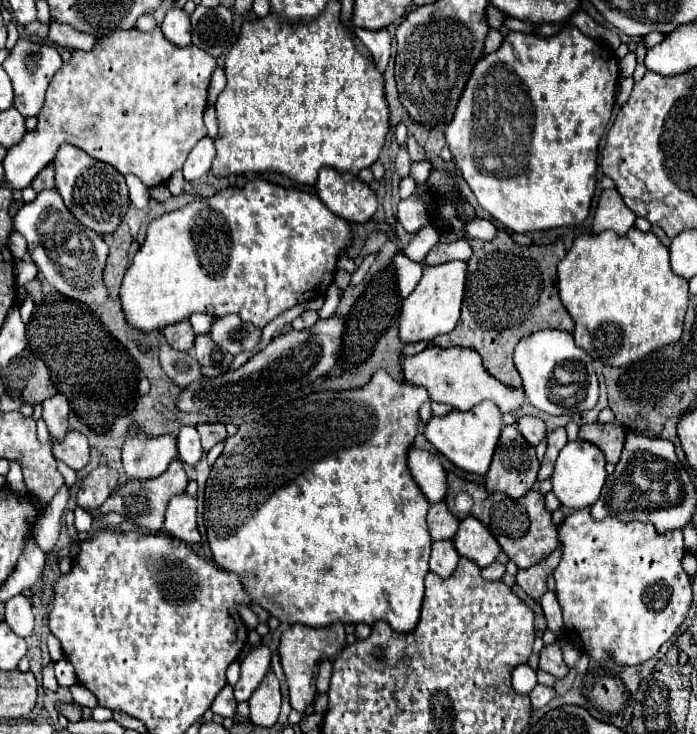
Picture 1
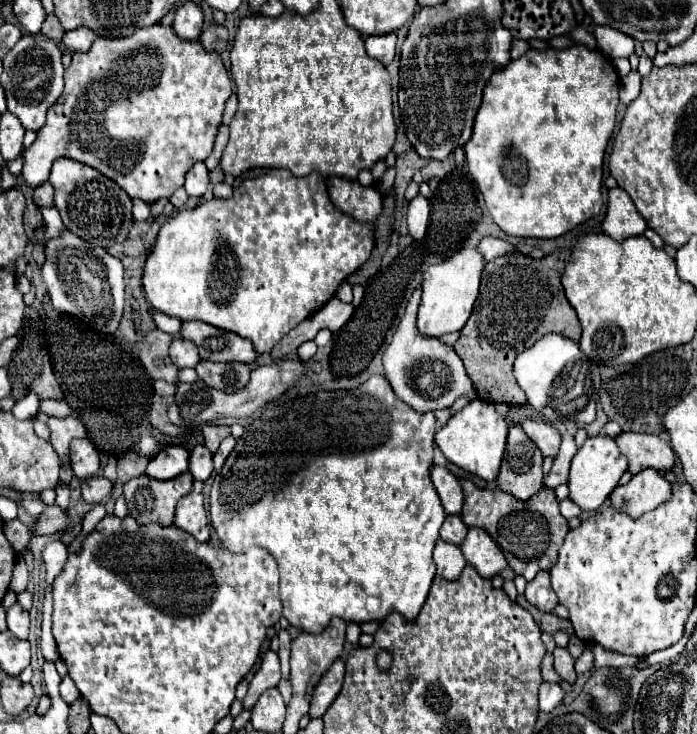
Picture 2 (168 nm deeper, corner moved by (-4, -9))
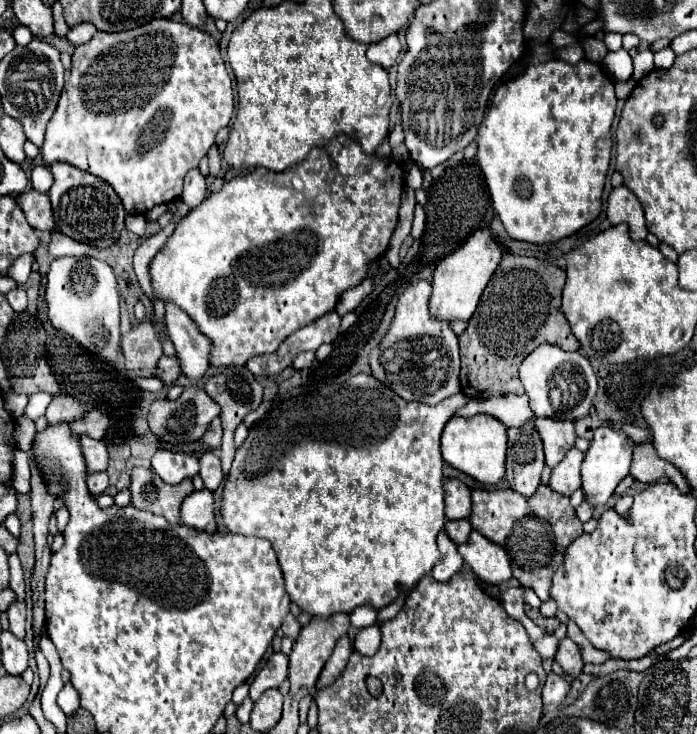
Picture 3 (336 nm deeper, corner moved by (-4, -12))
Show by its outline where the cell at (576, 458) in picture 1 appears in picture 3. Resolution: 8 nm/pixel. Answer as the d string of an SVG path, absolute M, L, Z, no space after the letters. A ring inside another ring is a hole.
M602 426L596 430L590 450L586 452L586 458L582 462L582 490L588 504L592 506L606 504L606 500L614 494L614 488L630 472L632 450L634 450L634 442L622 430L616 430L612 426Z

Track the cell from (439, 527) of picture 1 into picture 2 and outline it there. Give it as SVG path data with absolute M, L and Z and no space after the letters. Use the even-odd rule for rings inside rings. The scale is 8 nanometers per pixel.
M446 515L446 521L440 529L440 539L452 545L460 545L468 533L468 527L462 523L460 515Z

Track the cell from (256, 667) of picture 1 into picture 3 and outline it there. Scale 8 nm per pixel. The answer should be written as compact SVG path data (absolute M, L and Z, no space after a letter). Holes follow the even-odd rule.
M272 654L266 666L258 672L254 682L250 684L250 698L258 700L264 690L268 688L278 688L282 680L288 676L288 656L286 654Z

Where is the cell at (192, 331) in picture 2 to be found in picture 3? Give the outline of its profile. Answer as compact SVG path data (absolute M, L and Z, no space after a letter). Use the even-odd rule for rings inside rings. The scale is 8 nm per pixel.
M166 302L164 320L182 366L182 374L188 376L190 380L202 378L210 368L208 352L212 346L208 338L202 336L196 324L190 320L190 316L172 302Z

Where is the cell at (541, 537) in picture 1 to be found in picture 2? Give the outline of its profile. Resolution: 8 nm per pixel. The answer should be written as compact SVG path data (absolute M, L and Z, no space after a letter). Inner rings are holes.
M460 481L464 491L462 521L468 527L480 527L490 533L490 537L500 545L508 565L516 575L532 581L538 571L550 571L558 559L558 549L566 537L568 521L558 511L558 499L552 489L542 487L528 501L518 501L500 489L480 489L472 481Z

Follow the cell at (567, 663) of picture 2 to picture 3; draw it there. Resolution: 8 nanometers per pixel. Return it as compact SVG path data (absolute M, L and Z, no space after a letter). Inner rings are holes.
M564 638L560 642L560 648L556 652L556 660L560 662L564 674L568 674L570 678L580 676L584 660L582 660L582 654L580 654L580 646L574 644L570 638Z

